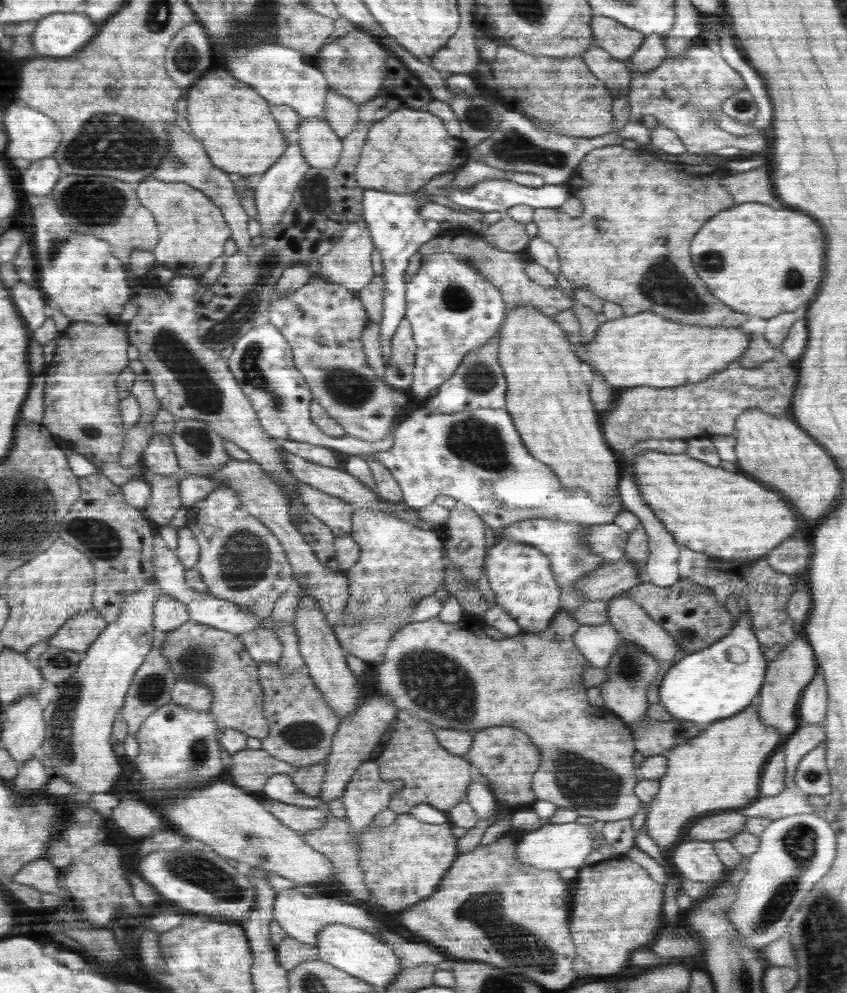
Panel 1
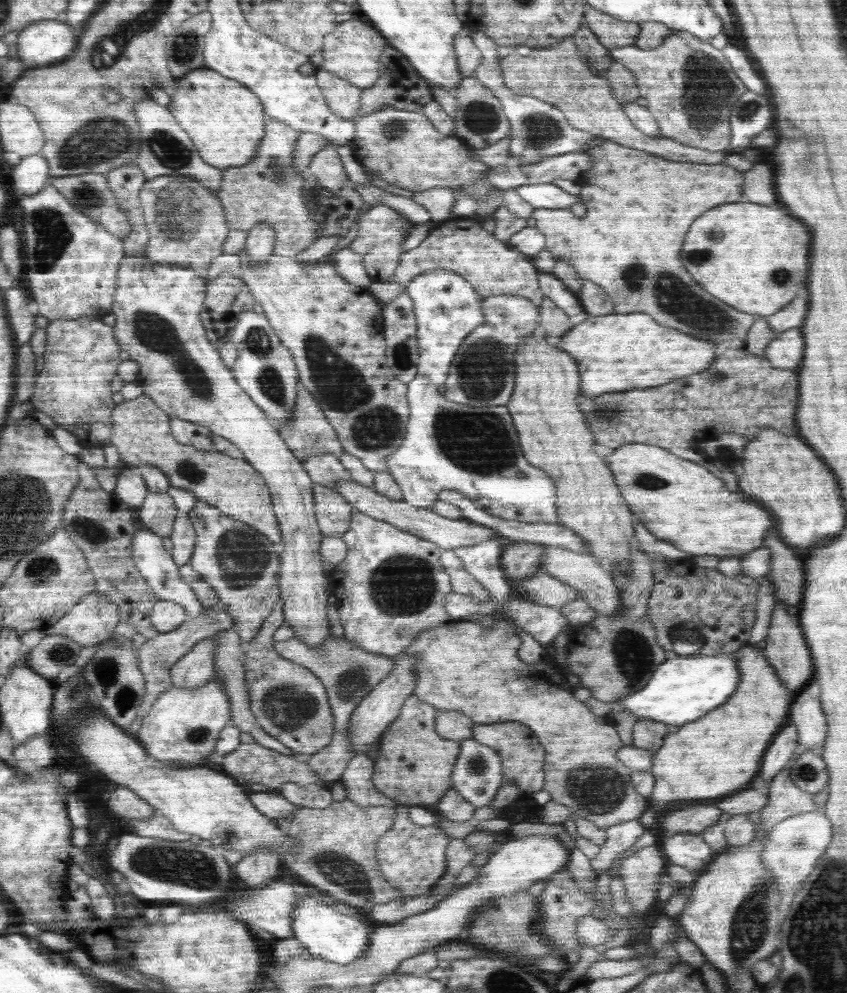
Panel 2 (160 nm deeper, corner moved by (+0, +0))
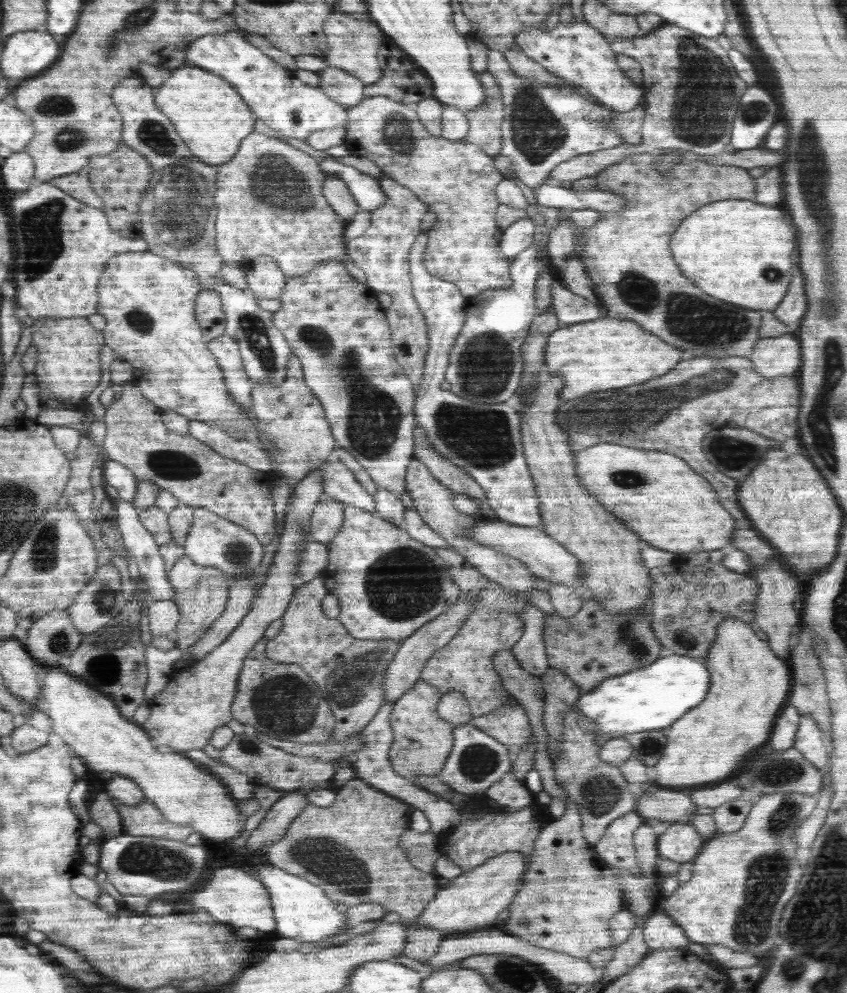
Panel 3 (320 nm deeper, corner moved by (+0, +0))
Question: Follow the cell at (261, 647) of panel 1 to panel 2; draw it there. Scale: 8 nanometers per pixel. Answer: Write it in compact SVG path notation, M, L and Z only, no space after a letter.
M195 500L187 515L197 531L197 542L189 563L226 605L240 630L238 634L242 642L247 645L280 599L281 589L277 582L281 549L258 529L222 514L216 506L203 500Z

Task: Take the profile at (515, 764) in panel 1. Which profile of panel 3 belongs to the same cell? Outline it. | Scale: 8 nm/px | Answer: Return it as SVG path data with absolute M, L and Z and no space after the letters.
M502 706L486 716L473 716L469 723L479 728L483 733L499 740L507 747L513 756L526 743L532 732L525 710L514 706Z

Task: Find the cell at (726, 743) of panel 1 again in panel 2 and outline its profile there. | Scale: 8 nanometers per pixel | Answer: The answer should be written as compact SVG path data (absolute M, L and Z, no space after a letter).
M744 644L738 650L738 671L740 681L724 706L682 725L677 732L665 733L650 770L655 786L648 802L653 802L657 820L668 809L696 803L711 804L749 788L759 775L764 752L775 734L787 724L793 699L766 662L763 652Z

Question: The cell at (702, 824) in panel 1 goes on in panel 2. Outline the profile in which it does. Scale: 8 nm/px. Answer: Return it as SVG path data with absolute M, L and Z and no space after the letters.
M696 803L668 809L658 820L668 834L701 834L705 828L716 824L722 813L714 804Z

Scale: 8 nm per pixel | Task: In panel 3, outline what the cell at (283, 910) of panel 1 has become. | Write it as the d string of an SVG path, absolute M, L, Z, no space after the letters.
M225 866L213 870L208 880L190 892L188 900L194 908L205 908L218 922L234 927L251 926L263 933L276 931L277 918L268 887L256 875L248 874L240 867Z

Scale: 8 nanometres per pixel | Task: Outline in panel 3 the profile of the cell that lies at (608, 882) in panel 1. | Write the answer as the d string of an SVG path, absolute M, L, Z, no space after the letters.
M646 820L636 828L633 834L635 857L638 866L645 874L656 873L656 866L660 858L657 849L658 837L668 828L669 821L656 822L657 826L648 824Z

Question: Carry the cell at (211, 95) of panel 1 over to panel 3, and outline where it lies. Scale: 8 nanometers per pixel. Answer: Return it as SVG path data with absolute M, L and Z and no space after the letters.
M188 66L170 74L154 95L154 104L174 125L178 136L199 161L220 167L232 161L248 134L254 130L254 116L232 85L203 68Z

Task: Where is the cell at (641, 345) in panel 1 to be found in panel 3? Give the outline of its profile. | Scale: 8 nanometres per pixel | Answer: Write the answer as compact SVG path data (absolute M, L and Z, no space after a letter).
M602 316L596 320L574 323L568 326L560 326L552 334L549 334L549 342L544 353L544 368L553 376L564 378L564 390L560 394L560 400L580 398L588 392L596 390L608 390L608 388L624 388L632 384L646 382L650 378L658 378L672 370L680 362L681 350L664 344L660 338L650 334L646 329L638 326L637 322Z

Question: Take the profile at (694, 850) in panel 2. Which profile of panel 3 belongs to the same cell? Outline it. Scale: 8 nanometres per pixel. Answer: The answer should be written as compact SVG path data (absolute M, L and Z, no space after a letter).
M675 822L658 837L657 849L660 857L683 863L692 861L705 841L690 823Z

